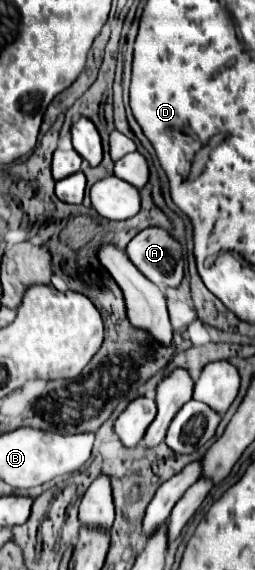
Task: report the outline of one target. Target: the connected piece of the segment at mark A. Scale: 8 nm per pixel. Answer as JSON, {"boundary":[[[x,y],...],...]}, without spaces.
{"boundary":[[[146,228],[126,248],[132,264],[156,286],[178,286],[184,276],[182,246],[162,228]]]}

